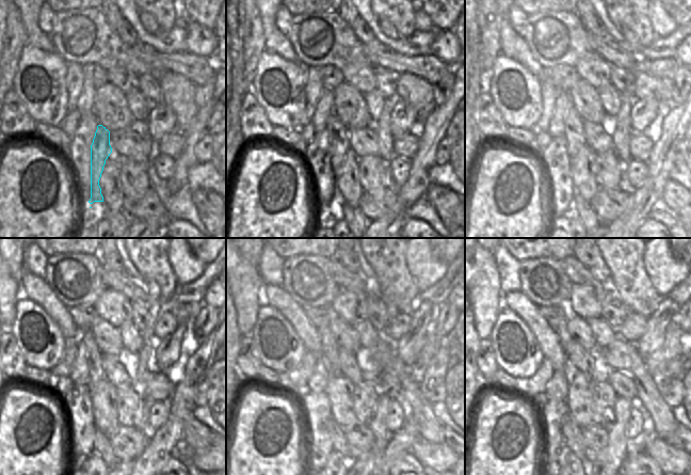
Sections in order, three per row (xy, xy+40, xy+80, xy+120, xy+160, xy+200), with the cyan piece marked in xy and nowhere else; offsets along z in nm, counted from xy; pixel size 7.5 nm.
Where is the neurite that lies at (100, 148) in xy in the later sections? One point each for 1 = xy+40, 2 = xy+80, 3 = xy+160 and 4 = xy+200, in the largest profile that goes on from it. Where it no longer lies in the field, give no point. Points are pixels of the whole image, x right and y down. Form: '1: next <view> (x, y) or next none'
1: next xy+40 (338, 133)
2: next xy+80 (574, 133)
3: next xy+160 (328, 349)
4: next xy+200 (561, 330)

